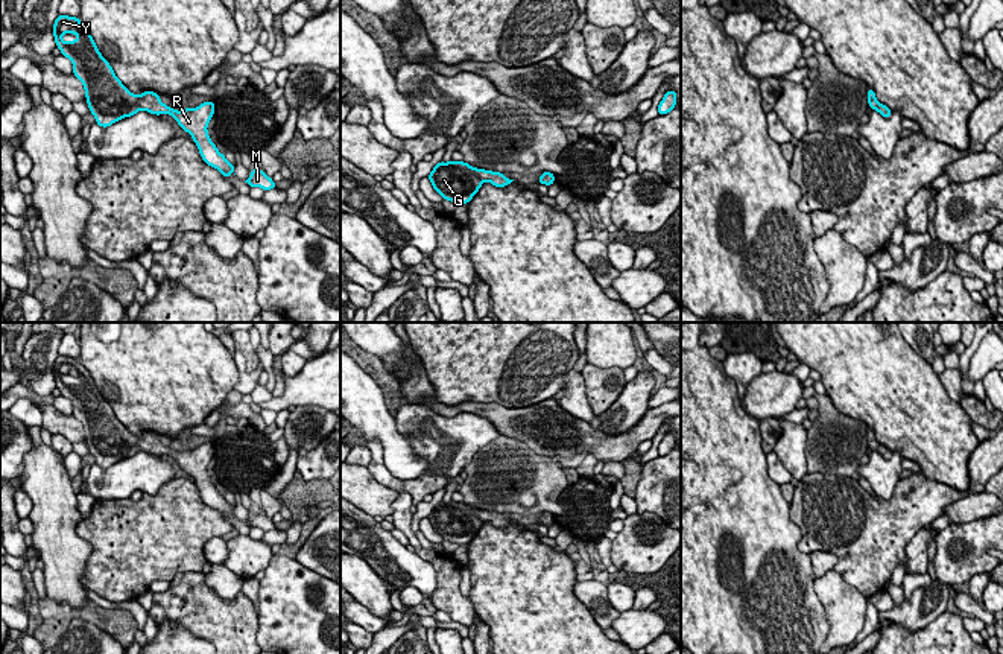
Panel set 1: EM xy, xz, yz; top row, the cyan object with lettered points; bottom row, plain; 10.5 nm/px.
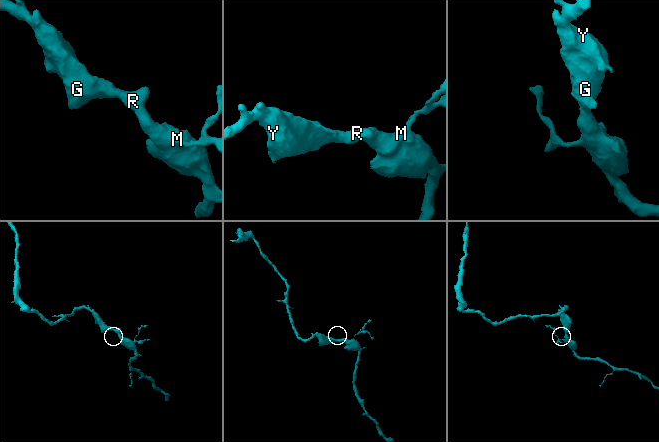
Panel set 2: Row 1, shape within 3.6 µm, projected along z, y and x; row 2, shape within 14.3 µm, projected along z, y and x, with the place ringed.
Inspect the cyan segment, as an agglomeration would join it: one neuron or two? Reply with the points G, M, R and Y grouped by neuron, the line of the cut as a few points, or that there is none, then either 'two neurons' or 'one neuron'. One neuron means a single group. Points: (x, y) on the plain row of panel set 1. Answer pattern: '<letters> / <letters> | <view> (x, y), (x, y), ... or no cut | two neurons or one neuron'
G M R Y | no cut | one neuron

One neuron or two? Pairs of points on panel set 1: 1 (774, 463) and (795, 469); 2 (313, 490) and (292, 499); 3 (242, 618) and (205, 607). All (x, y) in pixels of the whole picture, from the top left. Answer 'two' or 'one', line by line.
1: two
2: one
3: one

